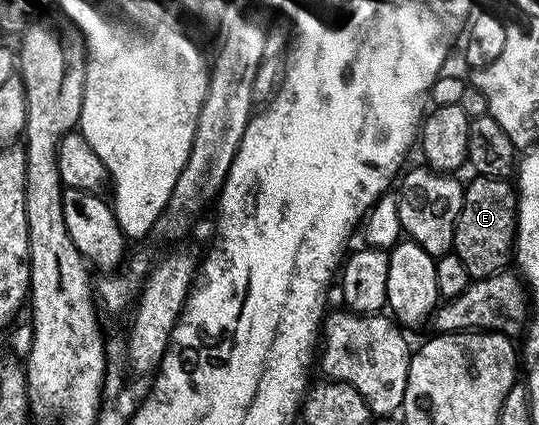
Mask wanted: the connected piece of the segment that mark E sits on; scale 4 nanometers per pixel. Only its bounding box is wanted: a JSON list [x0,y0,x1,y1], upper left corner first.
[453,177,517,278]

